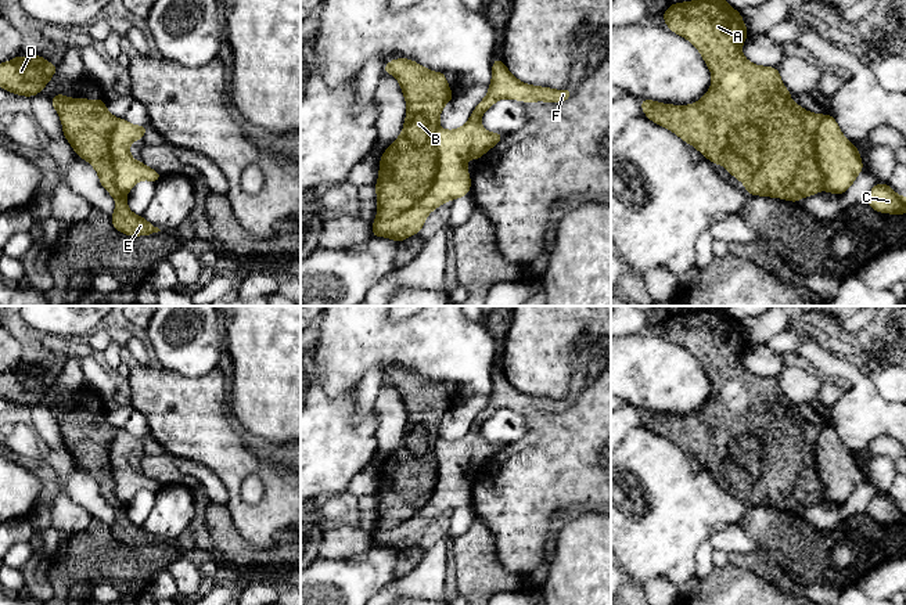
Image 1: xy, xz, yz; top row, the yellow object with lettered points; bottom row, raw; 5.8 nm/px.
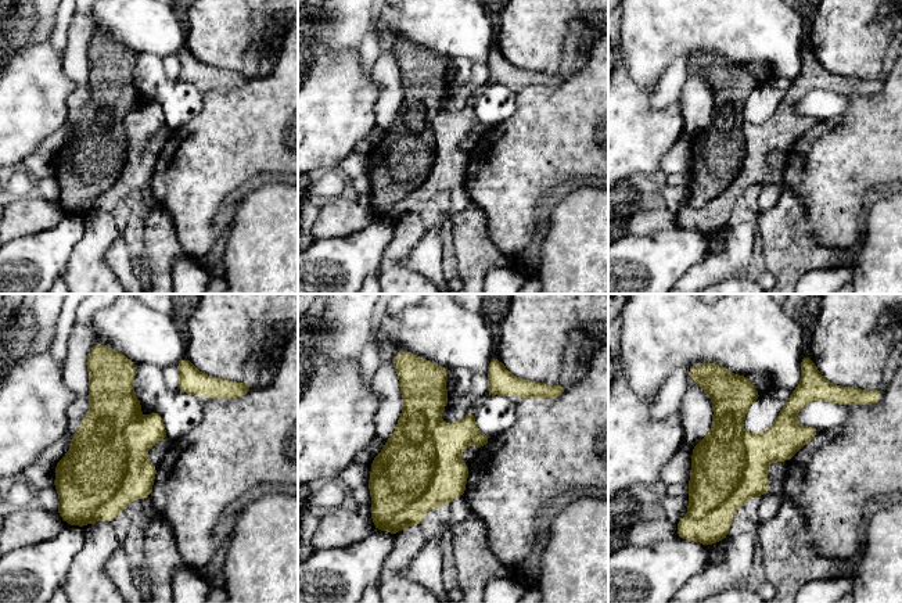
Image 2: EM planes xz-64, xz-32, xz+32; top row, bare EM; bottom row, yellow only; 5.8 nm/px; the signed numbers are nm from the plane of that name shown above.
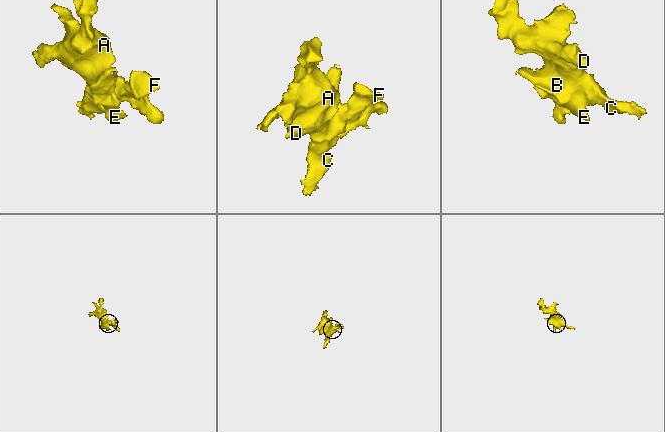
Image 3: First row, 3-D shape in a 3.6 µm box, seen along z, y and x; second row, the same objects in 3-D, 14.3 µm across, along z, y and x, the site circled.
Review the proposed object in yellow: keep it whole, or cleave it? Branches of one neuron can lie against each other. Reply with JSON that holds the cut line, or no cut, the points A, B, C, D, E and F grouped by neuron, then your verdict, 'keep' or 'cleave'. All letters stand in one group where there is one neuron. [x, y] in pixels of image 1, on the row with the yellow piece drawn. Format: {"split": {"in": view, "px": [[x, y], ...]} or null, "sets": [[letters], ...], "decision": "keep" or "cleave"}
{"split": {"in": "xz", "px": [[438, 128], [437, 175], [431, 187], [396, 216], [377, 219]]}, "sets": [["A", "B", "D", "E"], ["C", "F"]], "decision": "cleave"}

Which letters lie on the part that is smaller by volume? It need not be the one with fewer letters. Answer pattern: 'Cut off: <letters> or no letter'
Cut off: C, F

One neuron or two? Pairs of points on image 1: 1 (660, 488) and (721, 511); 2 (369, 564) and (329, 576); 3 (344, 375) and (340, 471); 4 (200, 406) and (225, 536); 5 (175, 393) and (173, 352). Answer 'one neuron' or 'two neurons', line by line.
1: one neuron
2: one neuron
3: two neurons
4: two neurons
5: two neurons

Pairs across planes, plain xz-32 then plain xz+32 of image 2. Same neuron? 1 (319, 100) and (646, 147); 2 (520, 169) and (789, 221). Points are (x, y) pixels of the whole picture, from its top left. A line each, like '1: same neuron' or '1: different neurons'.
1: same neuron
2: different neurons

